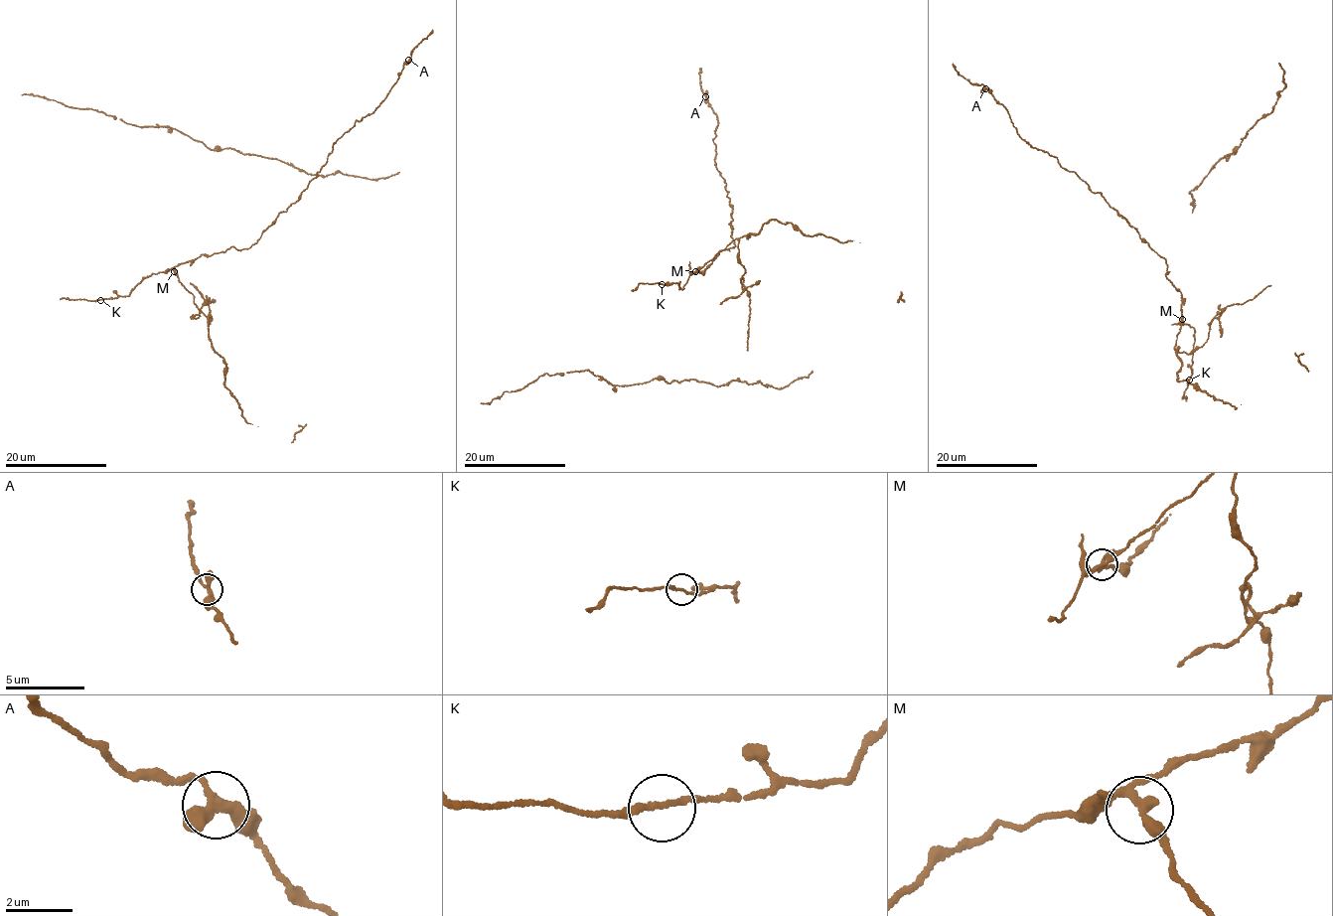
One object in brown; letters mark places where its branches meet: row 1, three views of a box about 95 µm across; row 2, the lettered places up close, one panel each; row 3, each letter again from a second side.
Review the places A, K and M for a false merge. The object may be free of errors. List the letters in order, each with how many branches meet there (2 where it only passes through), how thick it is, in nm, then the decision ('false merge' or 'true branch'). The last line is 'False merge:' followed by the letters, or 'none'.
A: 3 | 300 nm | true branch
K: 2 | 150 nm | true branch
M: 3 | 260 nm | false merge
False merge: M

